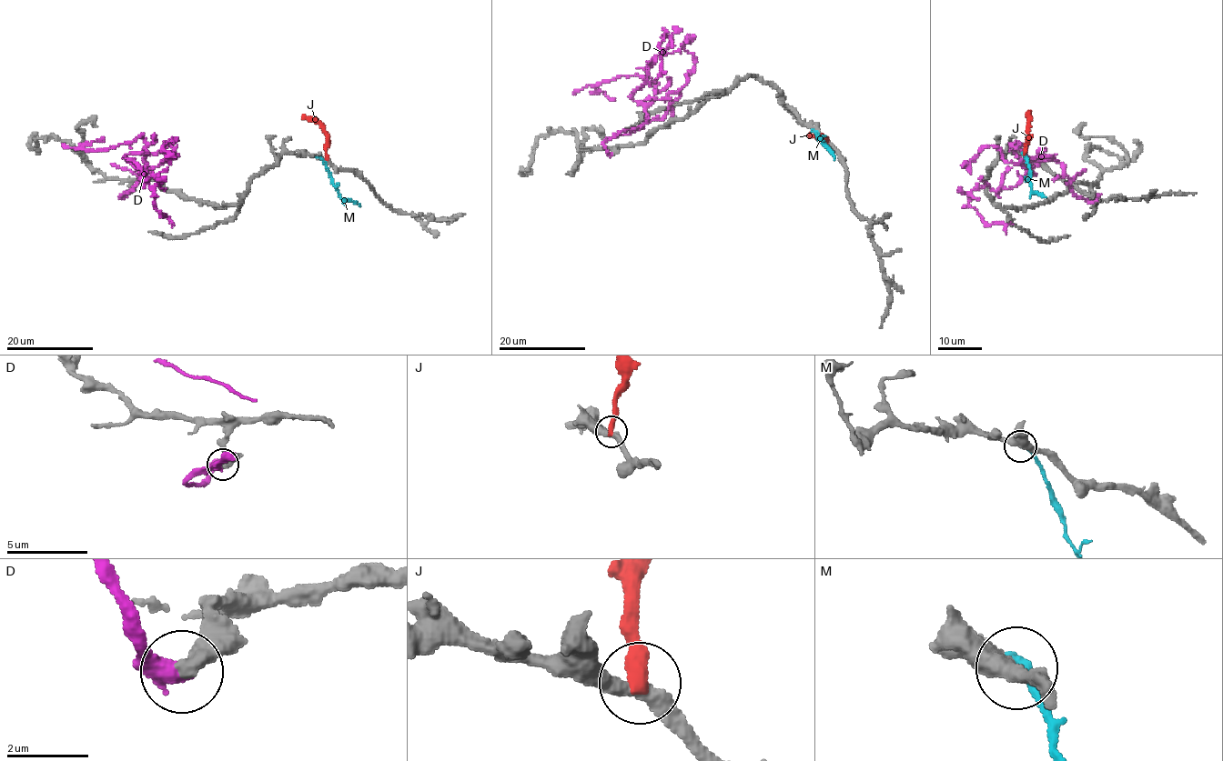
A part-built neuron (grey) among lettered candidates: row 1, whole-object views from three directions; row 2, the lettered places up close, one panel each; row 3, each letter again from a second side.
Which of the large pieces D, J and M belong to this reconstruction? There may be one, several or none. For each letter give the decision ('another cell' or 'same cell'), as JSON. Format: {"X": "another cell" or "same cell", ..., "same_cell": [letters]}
{"D": "another cell", "J": "another cell", "M": "another cell", "same_cell": []}

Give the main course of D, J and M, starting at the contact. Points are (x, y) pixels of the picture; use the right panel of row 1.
D: (1098, 195), (1079, 197), (1061, 165), (1043, 159), (1015, 185), (971, 192), (968, 205), (1005, 234)
J: (1024, 154), (1030, 111)
M: (1023, 154), (1028, 165), (1031, 189), (1046, 197)

